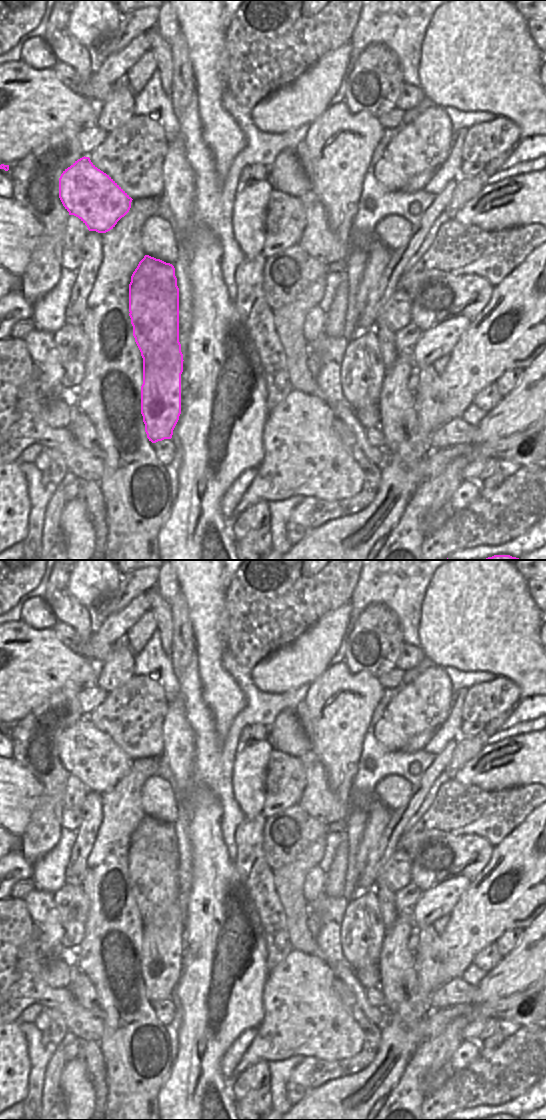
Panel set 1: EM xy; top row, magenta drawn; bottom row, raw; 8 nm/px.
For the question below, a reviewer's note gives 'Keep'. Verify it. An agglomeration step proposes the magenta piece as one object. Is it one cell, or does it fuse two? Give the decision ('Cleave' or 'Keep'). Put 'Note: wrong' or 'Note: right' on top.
Note: wrong
Cleave

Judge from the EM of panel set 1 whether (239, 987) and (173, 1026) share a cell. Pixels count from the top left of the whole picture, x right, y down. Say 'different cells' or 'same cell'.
different cells

